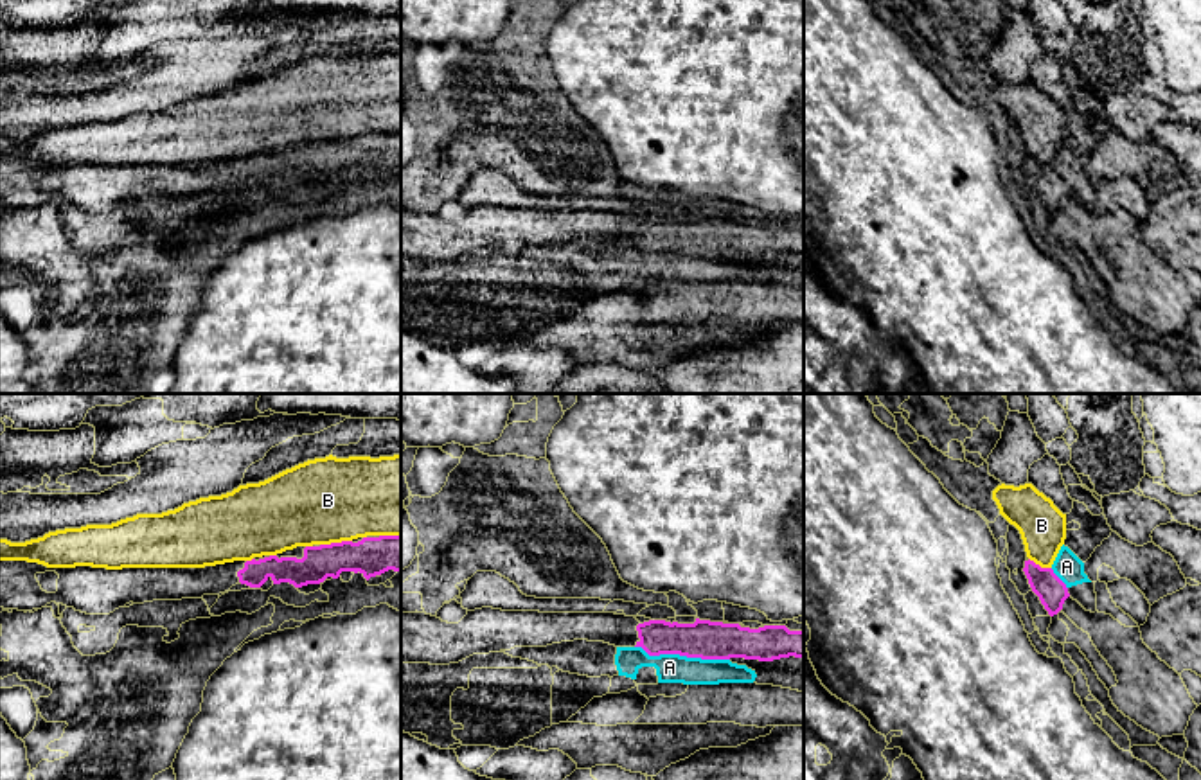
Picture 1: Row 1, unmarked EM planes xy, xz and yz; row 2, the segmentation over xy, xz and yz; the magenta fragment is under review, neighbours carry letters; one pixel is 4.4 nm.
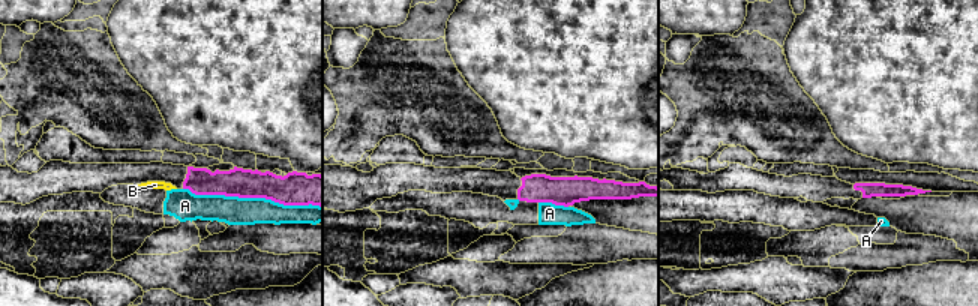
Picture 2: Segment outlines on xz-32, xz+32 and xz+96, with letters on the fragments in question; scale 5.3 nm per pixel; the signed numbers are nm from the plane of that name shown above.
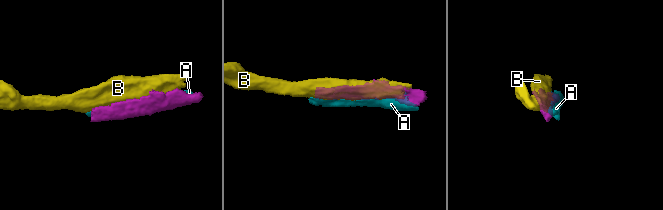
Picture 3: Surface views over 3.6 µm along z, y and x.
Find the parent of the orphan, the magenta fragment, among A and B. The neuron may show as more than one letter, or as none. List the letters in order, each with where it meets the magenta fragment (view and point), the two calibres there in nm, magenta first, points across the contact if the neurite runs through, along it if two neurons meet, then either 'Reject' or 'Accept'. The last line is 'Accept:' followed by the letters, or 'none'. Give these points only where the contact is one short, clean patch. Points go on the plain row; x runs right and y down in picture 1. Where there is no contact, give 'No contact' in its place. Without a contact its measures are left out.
A: Touches magenta at xz (682, 252). Thickness 180 nm (magenta) against 130 nm. Reject
B: Touches magenta at xy (335, 141). Thickness 180 nm (magenta) against 380 nm. Reject
Accept: none

